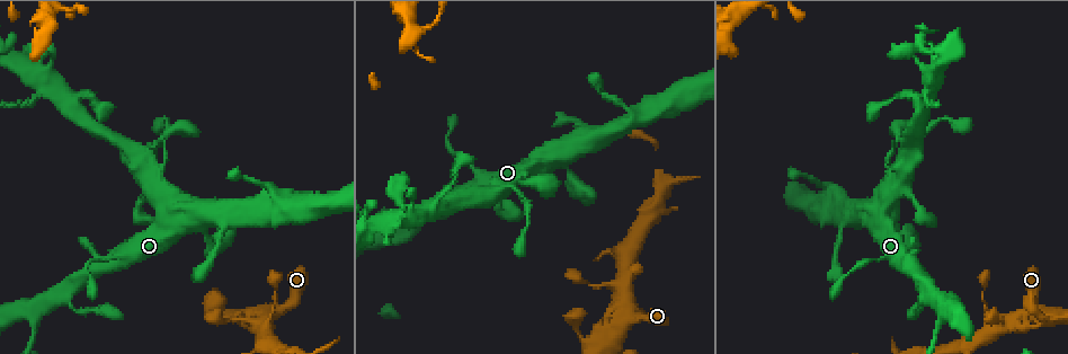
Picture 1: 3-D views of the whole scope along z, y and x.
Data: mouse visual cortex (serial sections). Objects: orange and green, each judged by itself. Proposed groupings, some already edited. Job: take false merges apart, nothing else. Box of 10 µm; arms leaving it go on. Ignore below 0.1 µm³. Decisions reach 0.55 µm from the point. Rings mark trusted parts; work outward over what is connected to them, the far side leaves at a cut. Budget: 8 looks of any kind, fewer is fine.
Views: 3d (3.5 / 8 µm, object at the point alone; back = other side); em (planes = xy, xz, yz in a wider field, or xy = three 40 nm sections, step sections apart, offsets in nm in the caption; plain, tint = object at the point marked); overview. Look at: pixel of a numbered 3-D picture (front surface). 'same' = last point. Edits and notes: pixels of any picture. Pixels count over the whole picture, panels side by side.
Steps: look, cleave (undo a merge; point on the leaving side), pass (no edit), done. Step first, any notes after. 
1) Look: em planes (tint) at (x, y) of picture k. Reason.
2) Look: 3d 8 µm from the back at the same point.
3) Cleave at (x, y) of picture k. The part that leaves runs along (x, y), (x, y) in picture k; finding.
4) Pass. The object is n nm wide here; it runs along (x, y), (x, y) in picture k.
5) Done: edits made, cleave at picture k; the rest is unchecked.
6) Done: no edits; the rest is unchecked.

Look: 3d 8 µm from the back at (884, 223) of picture 1. Sharp bend.

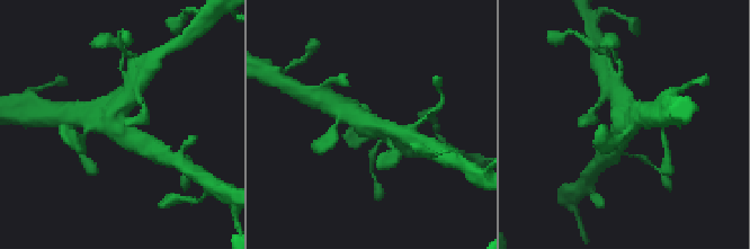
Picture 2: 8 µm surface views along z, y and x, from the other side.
Look: 3d 3.5 µm at the same point. Closer look.

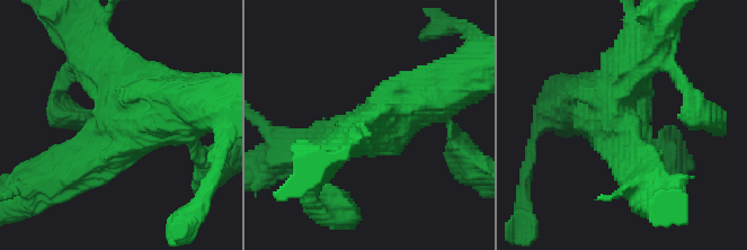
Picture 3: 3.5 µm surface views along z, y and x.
Look: em xy step 1 (tint) at (618, 120) of picture 3. Shape alone is not enough.

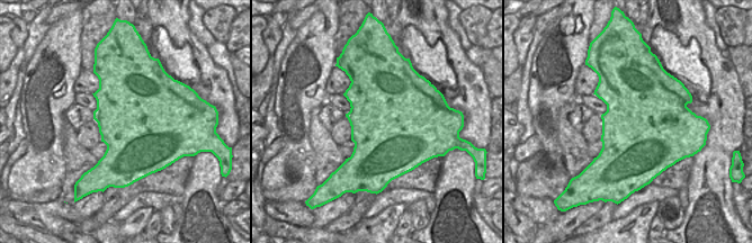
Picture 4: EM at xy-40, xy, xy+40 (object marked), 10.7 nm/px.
Pass. It runs along (80, 170), (132, 122), (194, 105) in picture 3; one cell here.

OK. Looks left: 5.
Look: 3d 3.5 µm at (905, 163) of picture 1. Three-way junction.

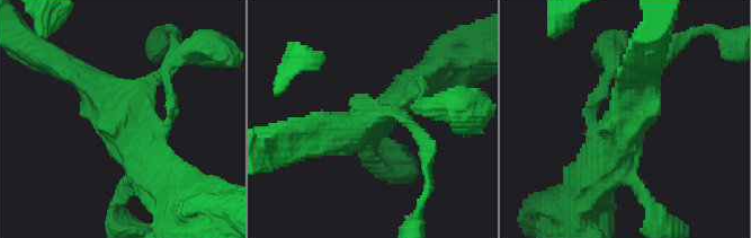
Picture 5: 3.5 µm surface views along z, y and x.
Pass. It runs along (152, 174), (112, 100), (66, 67) in picture 5; one cell here.

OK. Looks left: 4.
Look: 3d 3.5 µm at (923, 68) of picture 1. Thin neck.

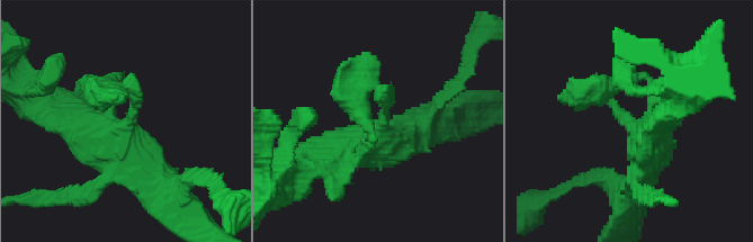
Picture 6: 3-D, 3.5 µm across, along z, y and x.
Look: em planes (tint) at (380, 129) of picture 6. Shape alone is not enough.

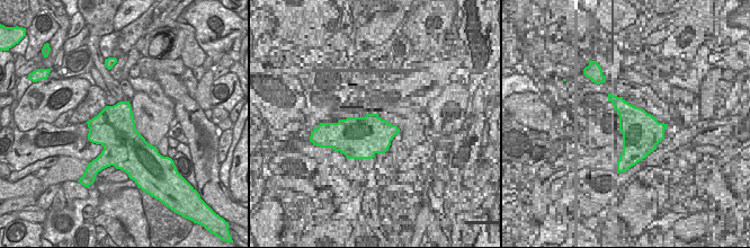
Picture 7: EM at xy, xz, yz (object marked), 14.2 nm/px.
Pass. One cell here.

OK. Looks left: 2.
Done: no edits; the rest is unchecked.

